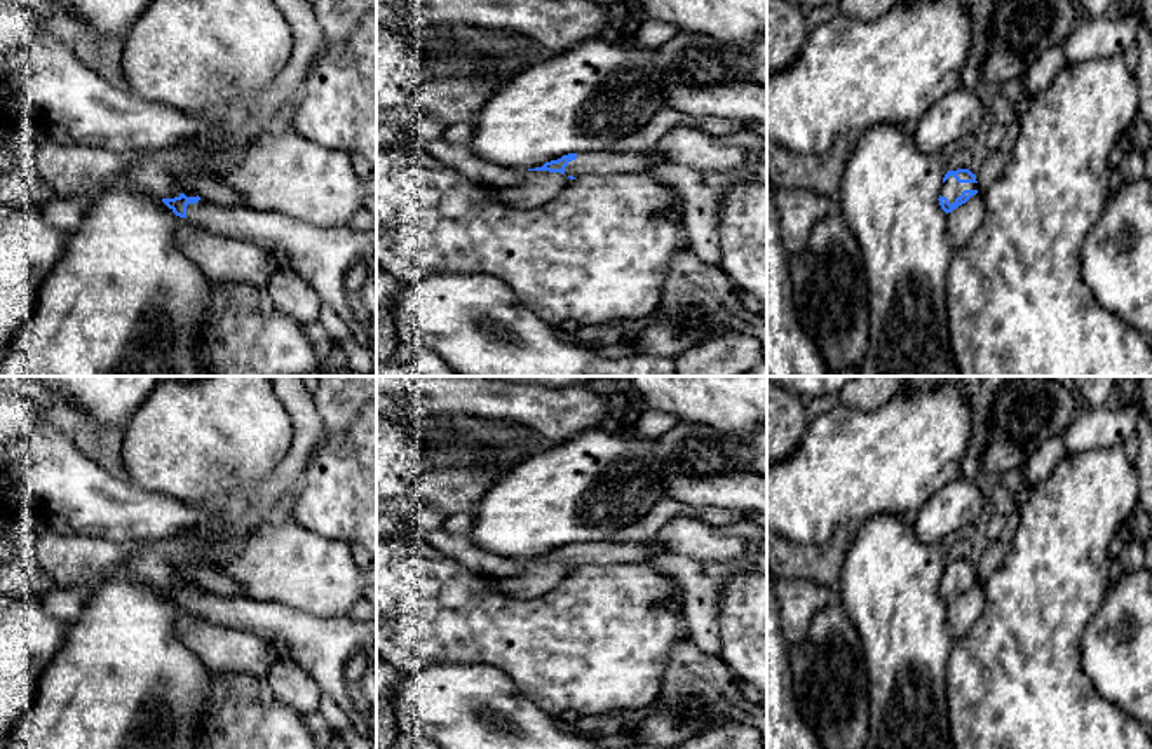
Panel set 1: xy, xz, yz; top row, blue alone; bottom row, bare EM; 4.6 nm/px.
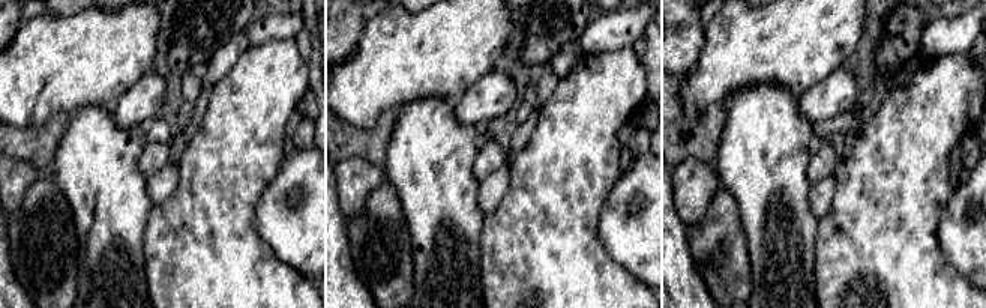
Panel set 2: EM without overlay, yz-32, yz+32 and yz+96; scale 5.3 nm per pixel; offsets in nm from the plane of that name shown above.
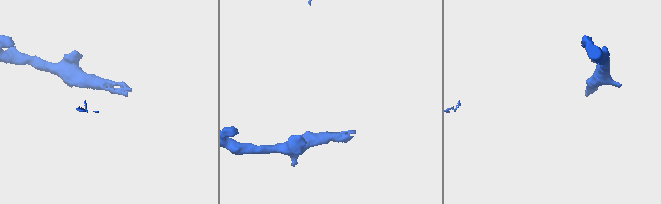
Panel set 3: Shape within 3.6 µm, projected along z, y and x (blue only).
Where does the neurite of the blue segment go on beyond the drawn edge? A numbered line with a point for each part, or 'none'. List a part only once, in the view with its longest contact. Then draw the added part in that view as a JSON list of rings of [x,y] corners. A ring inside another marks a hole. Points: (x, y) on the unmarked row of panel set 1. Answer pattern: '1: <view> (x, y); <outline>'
1: yz (952, 579); [[[950,566],[943,573],[939,585],[946,587],[948,592],[953,594],[955,589],[960,587],[964,580],[978,580],[978,573],[959,573],[953,566]]]

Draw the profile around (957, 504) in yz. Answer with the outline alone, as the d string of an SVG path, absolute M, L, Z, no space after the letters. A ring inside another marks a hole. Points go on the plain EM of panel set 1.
M962 476L938 489L913 516L913 530L922 543L943 542L969 524L974 524L983 510L979 482Z

